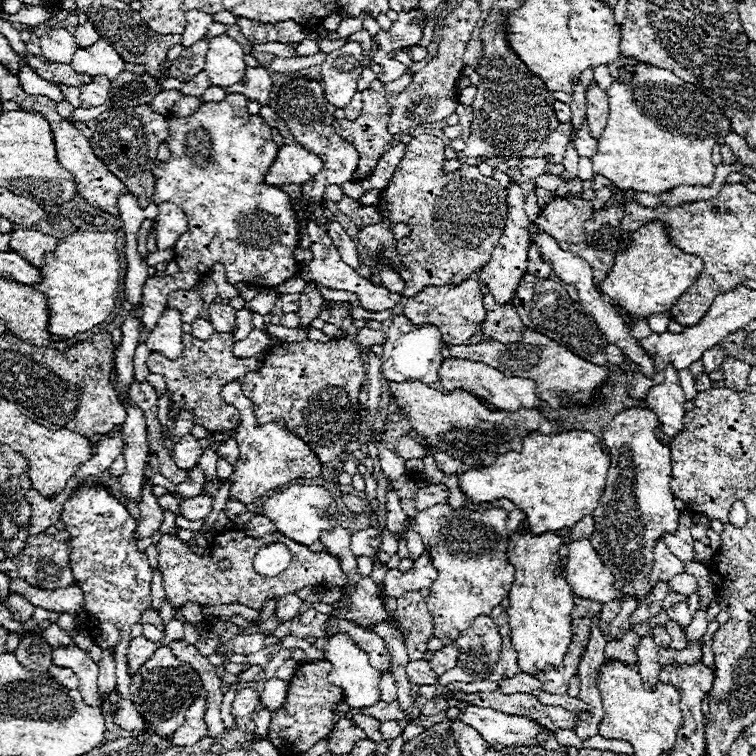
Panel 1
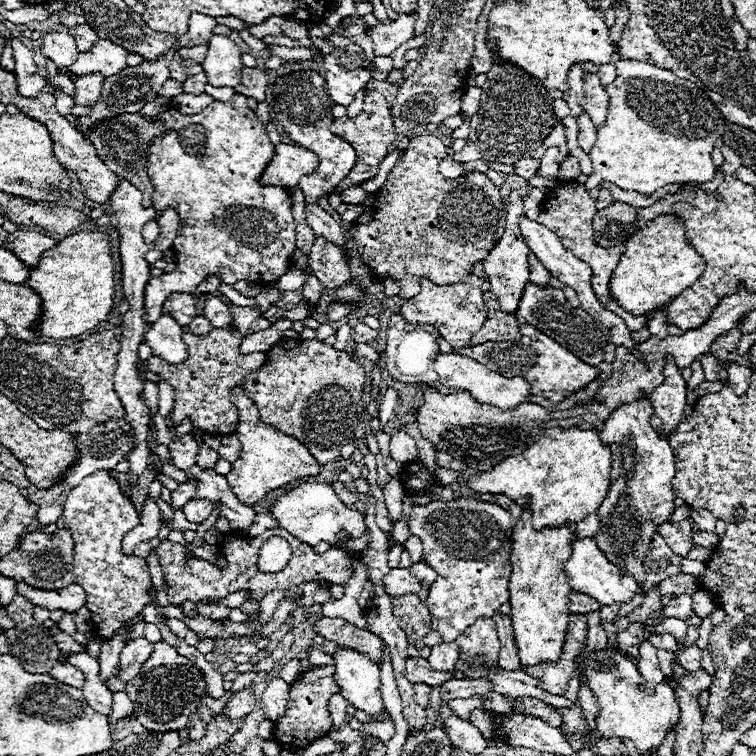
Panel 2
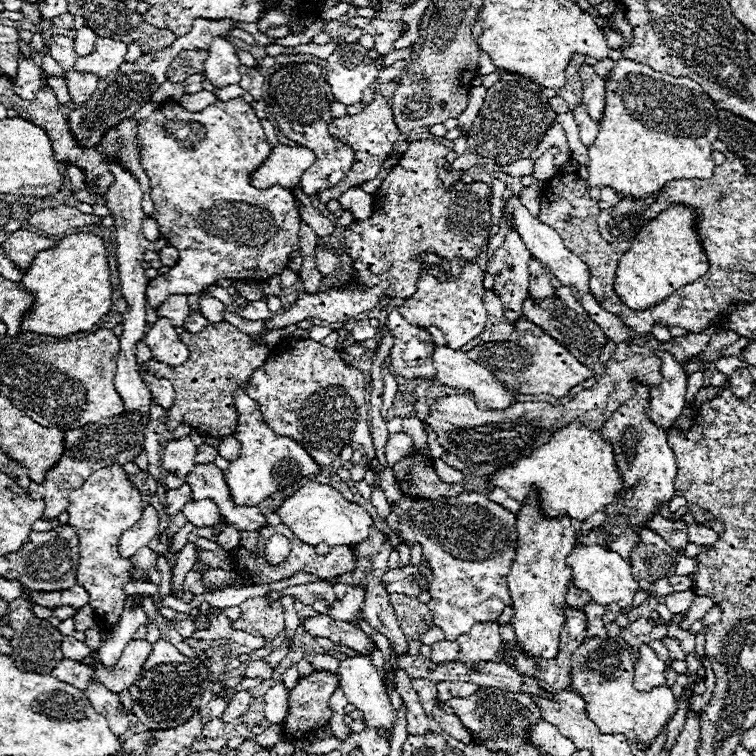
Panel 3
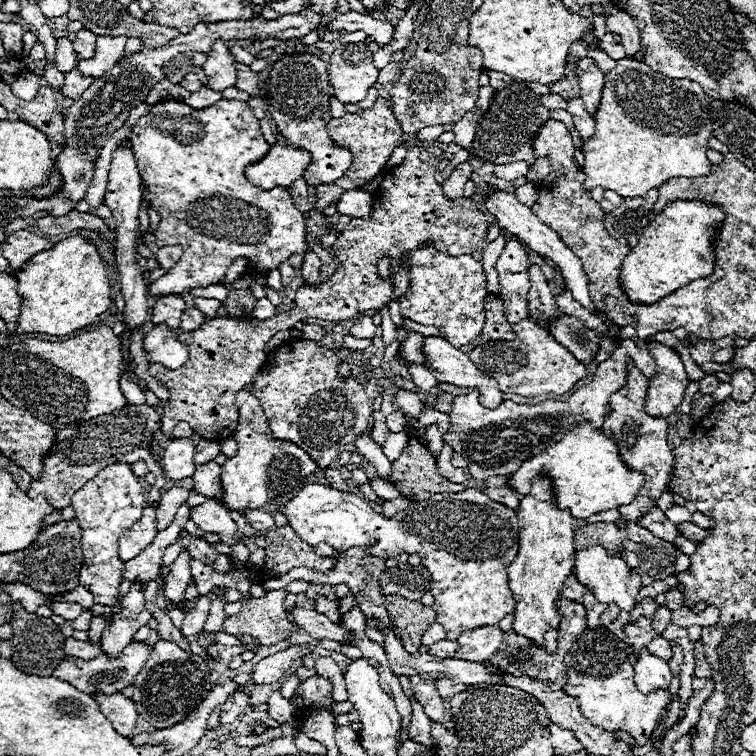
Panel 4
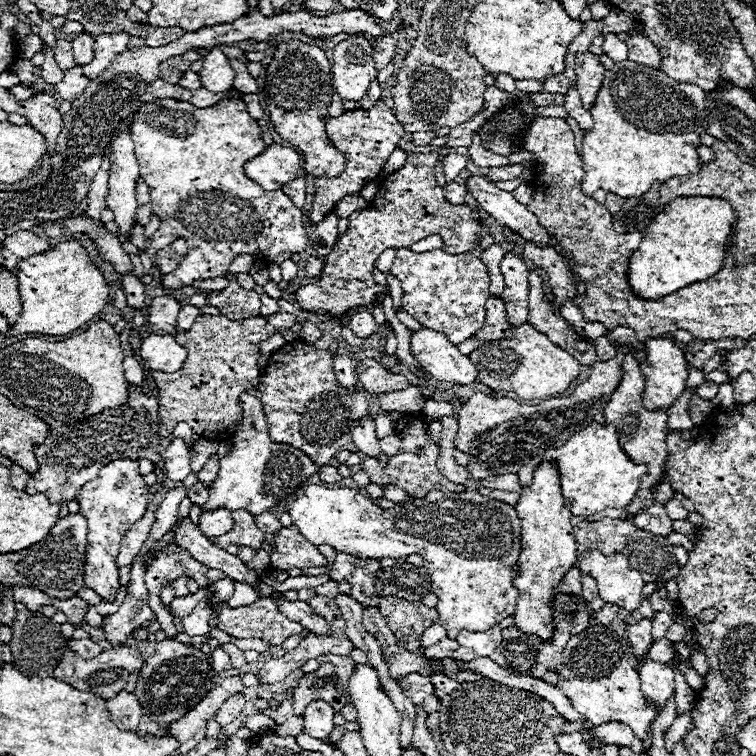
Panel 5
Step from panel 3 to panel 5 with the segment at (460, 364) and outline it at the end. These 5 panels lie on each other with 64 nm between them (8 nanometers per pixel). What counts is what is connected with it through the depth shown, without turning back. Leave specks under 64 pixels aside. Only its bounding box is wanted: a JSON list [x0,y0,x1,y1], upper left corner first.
[410,328,478,386]

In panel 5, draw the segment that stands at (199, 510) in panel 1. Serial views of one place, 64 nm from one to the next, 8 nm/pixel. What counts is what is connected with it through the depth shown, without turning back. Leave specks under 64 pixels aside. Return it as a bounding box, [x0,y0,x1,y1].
[198,508,234,536]

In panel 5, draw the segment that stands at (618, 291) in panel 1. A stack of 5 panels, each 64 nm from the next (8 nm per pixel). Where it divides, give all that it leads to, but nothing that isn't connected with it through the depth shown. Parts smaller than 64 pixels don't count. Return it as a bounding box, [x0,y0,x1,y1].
[628,198,734,300]

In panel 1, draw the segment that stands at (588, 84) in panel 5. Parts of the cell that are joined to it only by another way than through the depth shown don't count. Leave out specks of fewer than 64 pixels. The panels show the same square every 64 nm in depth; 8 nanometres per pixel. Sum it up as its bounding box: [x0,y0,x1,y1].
[586,82,608,138]

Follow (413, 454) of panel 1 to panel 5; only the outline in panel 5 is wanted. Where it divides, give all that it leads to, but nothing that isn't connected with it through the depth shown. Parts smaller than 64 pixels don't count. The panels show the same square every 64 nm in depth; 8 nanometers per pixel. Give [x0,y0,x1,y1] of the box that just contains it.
[378,434,400,456]

